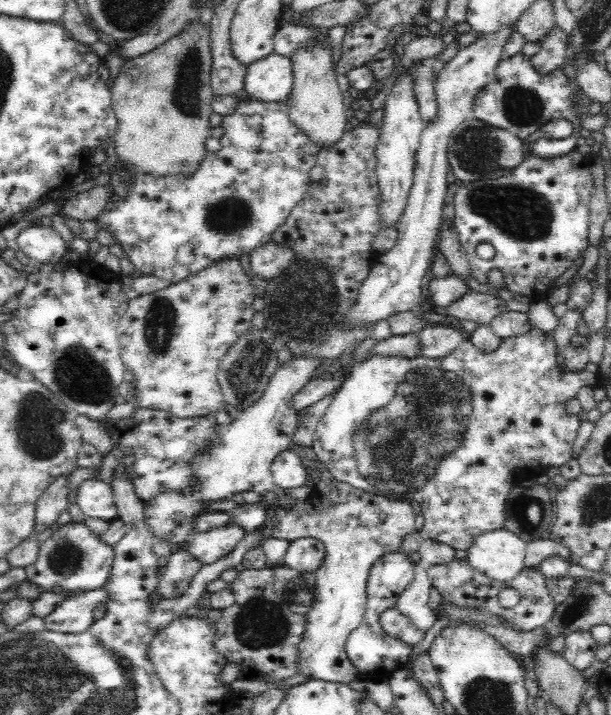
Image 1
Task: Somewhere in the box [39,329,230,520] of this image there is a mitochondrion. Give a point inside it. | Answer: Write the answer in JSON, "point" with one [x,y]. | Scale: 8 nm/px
{"point":[78,375]}

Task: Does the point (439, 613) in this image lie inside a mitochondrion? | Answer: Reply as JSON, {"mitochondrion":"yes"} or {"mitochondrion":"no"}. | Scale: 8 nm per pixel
{"mitochondrion":"no"}

